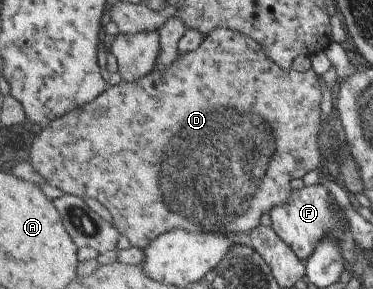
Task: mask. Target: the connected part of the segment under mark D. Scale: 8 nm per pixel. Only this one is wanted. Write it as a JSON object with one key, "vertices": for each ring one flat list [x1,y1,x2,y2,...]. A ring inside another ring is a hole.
{"vertices":[[217,28,214,29,207,37,205,41,195,50,186,54,181,54,178,58,164,70,154,70,149,75,142,77,141,79,135,81,125,81,122,80,114,86,108,86,108,88,99,96,95,101,89,102,79,108,75,108,70,112,67,112,65,115,56,117,48,126,44,126,41,129,41,133,38,134,30,148,29,164,39,173,49,185,57,187,65,194,75,194,76,196,81,197,91,197,95,198,99,203,101,203,106,209,111,213,113,223,115,227,120,231,122,235,128,239,131,245,136,248,147,249,152,241,155,241,159,236,163,236,164,233,171,231,172,229,185,228,193,233,217,233,221,232,224,234,241,234,246,235,253,231,257,226,259,226,259,221,263,217,263,213,271,211,274,207,283,205,288,199,289,196,293,193,293,181,297,181,297,178,304,178,309,172,313,170,322,170,322,151,321,151,321,142,320,142,320,133,322,132,323,126,325,123,322,121,323,115,321,113,321,99,323,99,323,85,319,81,319,74,315,73,313,69,309,68,304,72,294,71,293,69,283,69,276,61,273,61,273,58,268,54,268,51,256,40,246,36,245,34,239,33,233,28],[233,169,239,169,243,175,257,175,263,179,263,183,259,183,259,189,257,193,243,193,243,185,233,185],[243,195,255,195,251,199,251,209,243,215]]}

